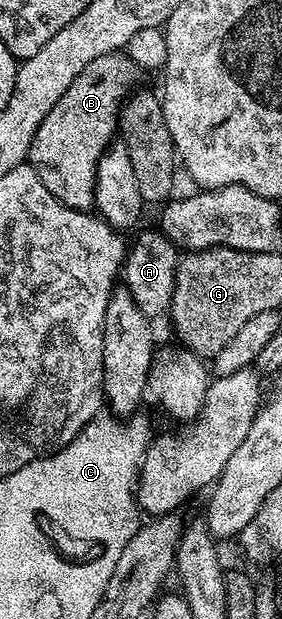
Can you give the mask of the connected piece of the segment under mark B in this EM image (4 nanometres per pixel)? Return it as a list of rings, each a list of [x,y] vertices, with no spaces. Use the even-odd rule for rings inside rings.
[[[121,51],[95,57],[95,61],[71,81],[67,93],[55,101],[55,109],[43,117],[43,125],[39,125],[35,141],[31,141],[27,162],[39,181],[47,185],[47,193],[54,195],[63,205],[77,211],[89,211],[93,207],[97,162],[118,134],[121,104],[130,94],[137,73],[139,67]]]

